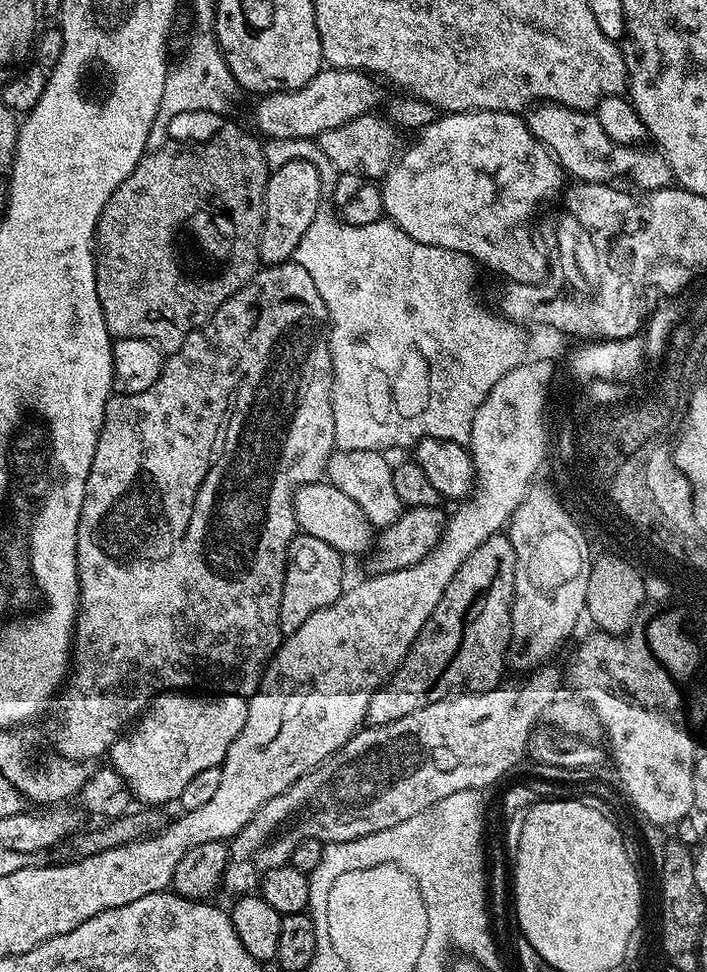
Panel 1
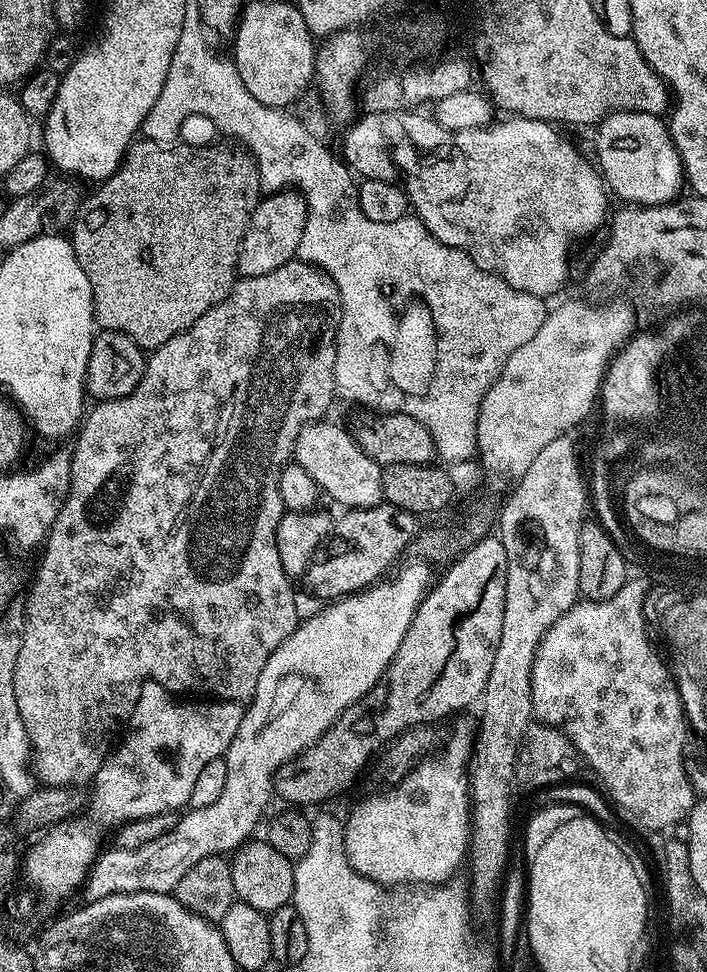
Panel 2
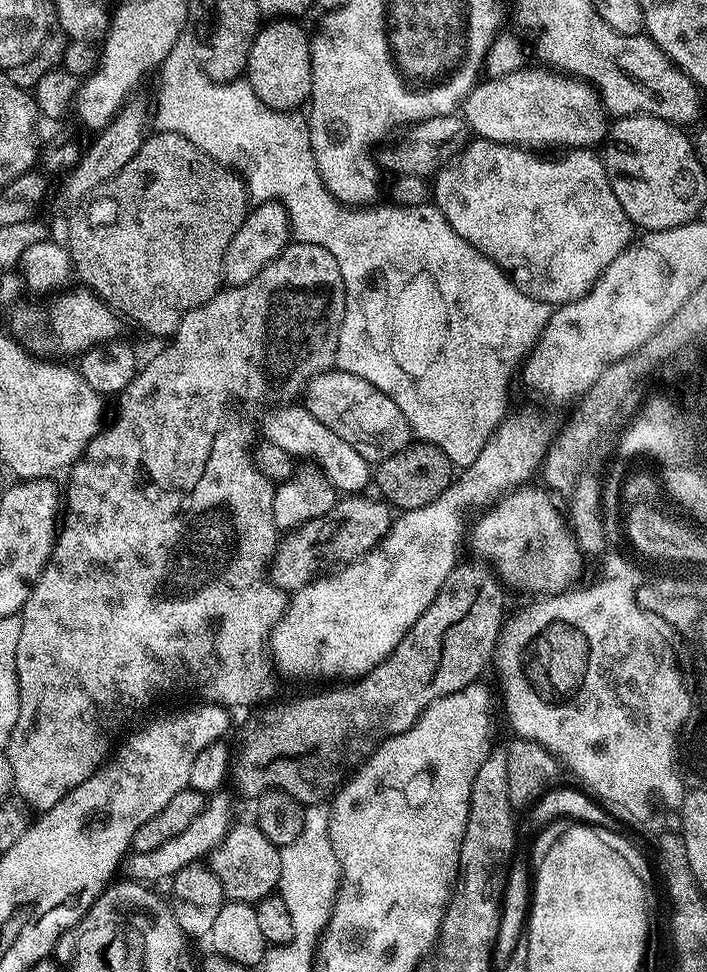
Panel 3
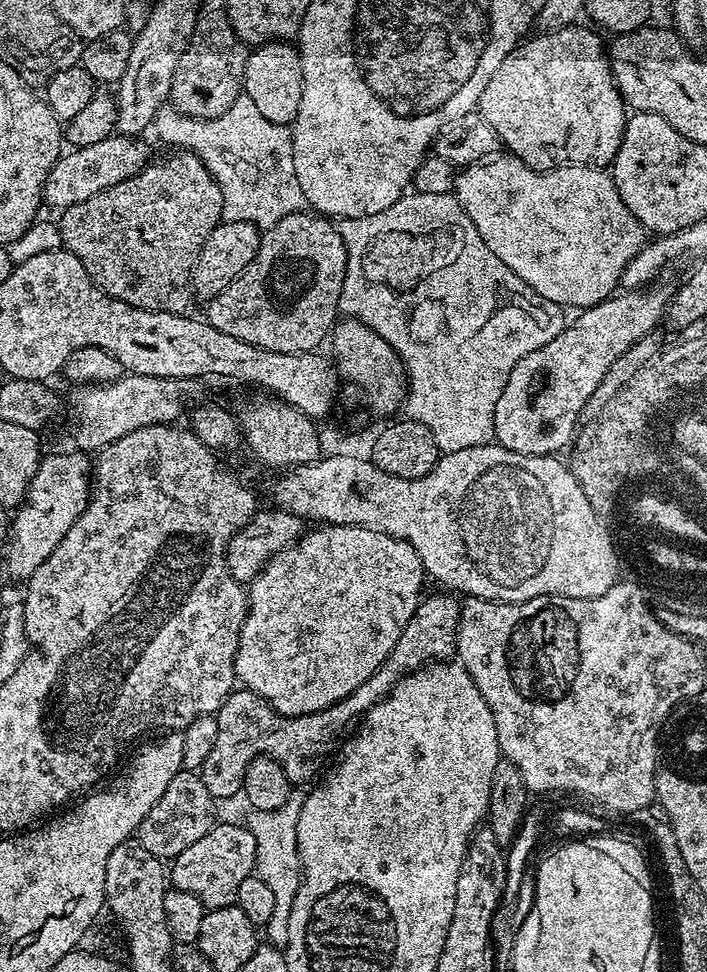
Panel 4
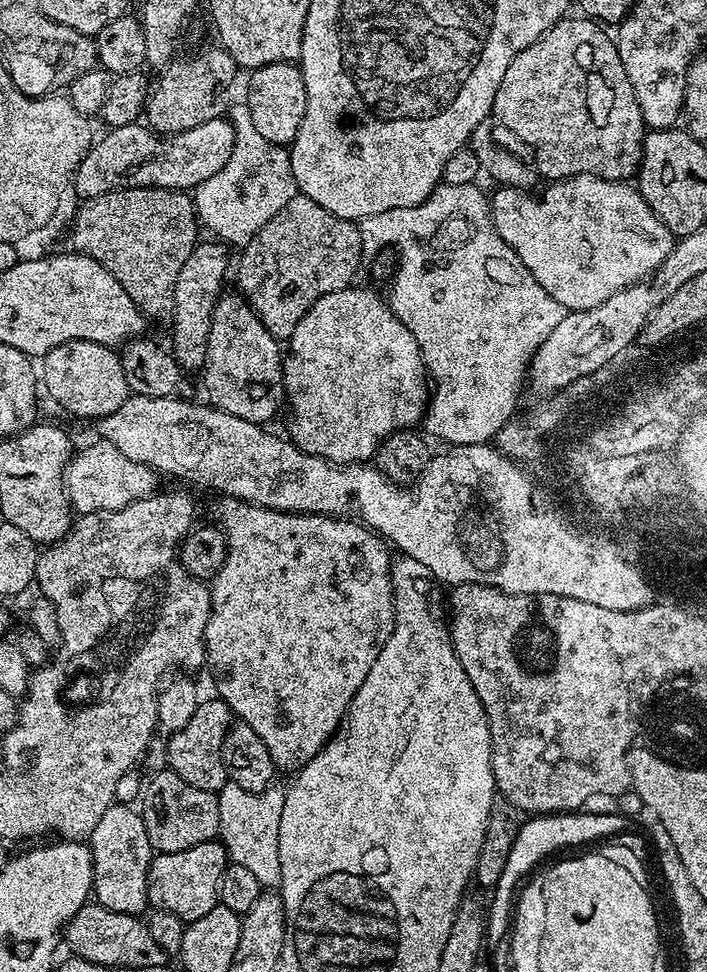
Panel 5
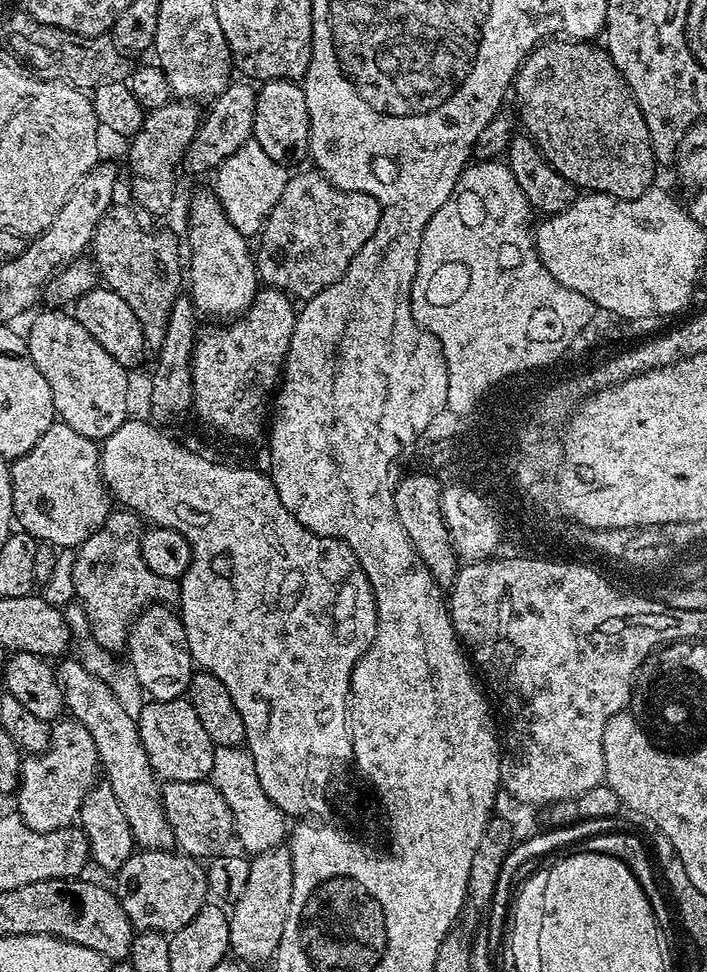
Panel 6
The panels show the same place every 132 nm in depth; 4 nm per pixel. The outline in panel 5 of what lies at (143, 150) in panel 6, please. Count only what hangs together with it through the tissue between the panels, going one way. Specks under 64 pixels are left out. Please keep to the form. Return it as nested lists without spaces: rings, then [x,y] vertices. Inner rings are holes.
[[[204,48],[185,60],[180,59],[173,59],[159,73],[160,81],[157,84],[155,81],[146,105],[147,127],[162,136],[175,136],[182,130],[202,126],[202,122],[210,122],[210,118],[224,116],[230,108],[228,95],[232,92],[238,66],[225,48]]]

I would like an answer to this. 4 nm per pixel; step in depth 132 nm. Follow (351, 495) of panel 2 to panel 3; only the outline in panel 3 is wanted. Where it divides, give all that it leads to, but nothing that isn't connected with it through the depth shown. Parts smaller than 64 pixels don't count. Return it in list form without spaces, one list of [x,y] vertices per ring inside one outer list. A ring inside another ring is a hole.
[[[284,402],[279,406],[272,406],[268,413],[260,420],[260,436],[265,440],[274,442],[274,446],[282,446],[294,458],[309,458],[311,463],[321,468],[326,474],[326,478],[337,493],[340,494],[360,494],[365,491],[364,487],[369,487],[373,479],[374,472],[370,467],[368,460],[350,446],[343,438],[338,438],[334,430],[322,426],[310,410],[306,410],[299,403]]]

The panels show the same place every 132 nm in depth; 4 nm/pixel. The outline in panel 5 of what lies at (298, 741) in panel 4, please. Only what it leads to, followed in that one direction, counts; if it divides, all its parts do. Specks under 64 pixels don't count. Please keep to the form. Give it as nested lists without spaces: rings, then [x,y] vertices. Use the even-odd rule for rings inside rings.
[[[219,698],[201,699],[194,710],[194,718],[182,726],[182,730],[171,733],[168,739],[167,767],[175,771],[179,778],[200,790],[218,794],[229,783],[230,777],[222,758],[222,742],[228,729],[234,723],[234,713],[228,703]]]

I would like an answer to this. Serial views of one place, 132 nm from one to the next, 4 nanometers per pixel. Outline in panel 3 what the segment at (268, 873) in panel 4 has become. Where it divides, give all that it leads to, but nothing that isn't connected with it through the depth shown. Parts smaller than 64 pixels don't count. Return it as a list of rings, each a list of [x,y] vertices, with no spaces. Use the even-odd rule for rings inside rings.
[[[324,802],[307,805],[298,838],[280,849],[278,895],[282,902],[286,902],[292,934],[314,934],[314,924],[327,924],[332,903],[336,900],[336,890],[340,885],[340,862],[328,838],[328,810],[329,805]]]

